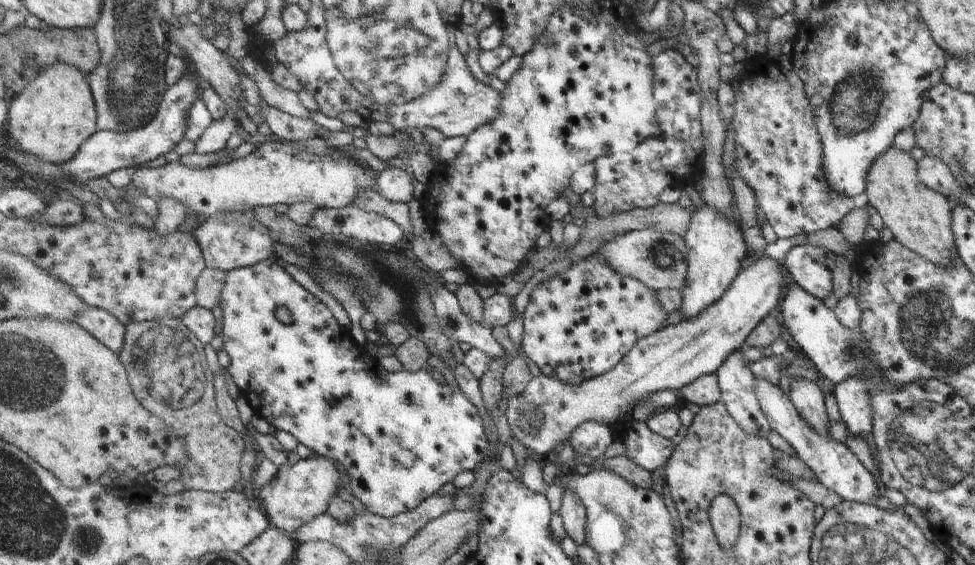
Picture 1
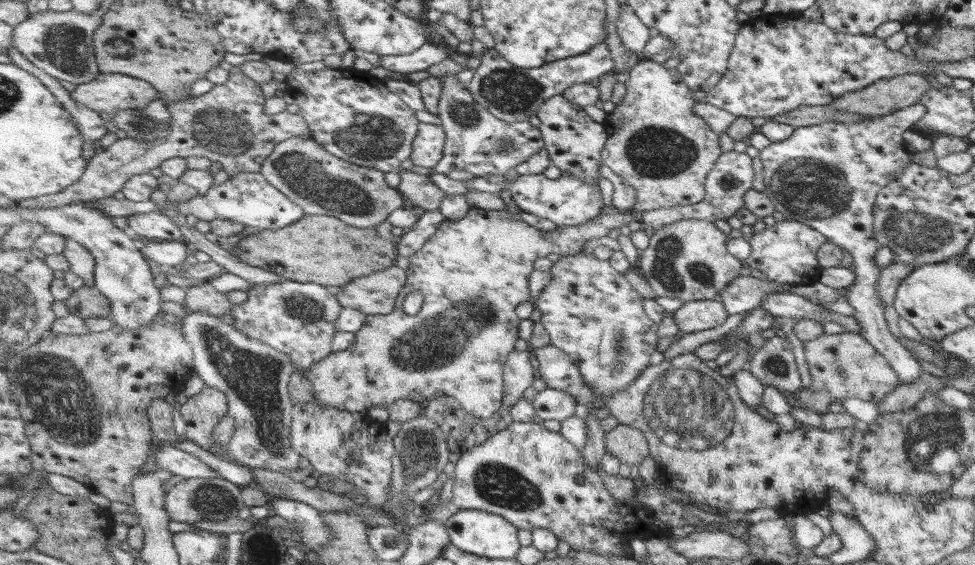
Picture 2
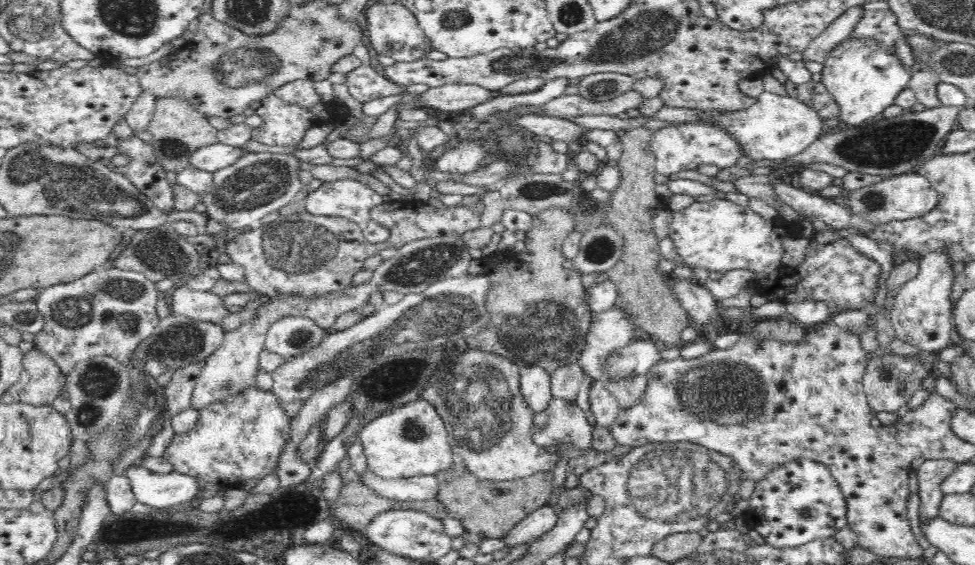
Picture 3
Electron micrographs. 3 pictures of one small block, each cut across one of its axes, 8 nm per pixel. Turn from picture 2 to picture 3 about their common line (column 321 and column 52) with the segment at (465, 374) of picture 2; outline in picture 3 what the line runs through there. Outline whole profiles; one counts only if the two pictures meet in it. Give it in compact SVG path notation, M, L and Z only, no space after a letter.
M33 348L23 353L23 371L20 378L9 388L14 402L32 406L52 404L66 388L67 376L44 353Z

